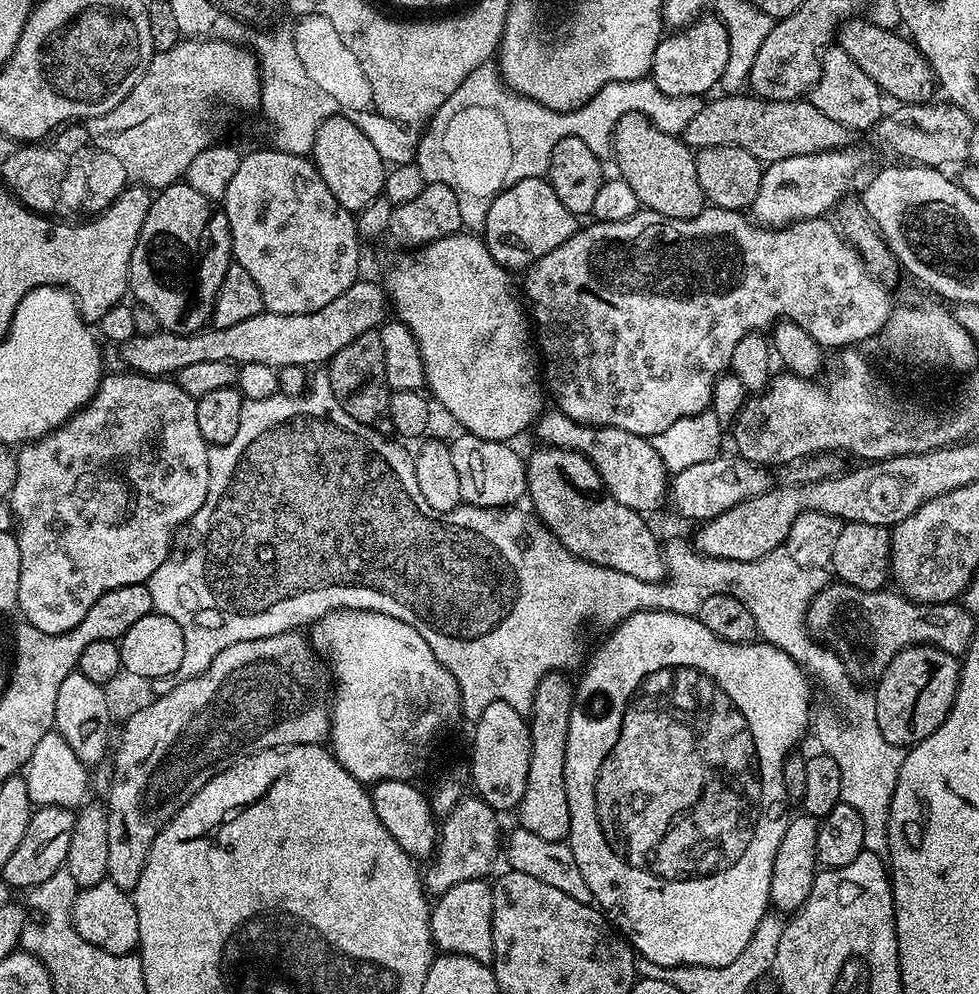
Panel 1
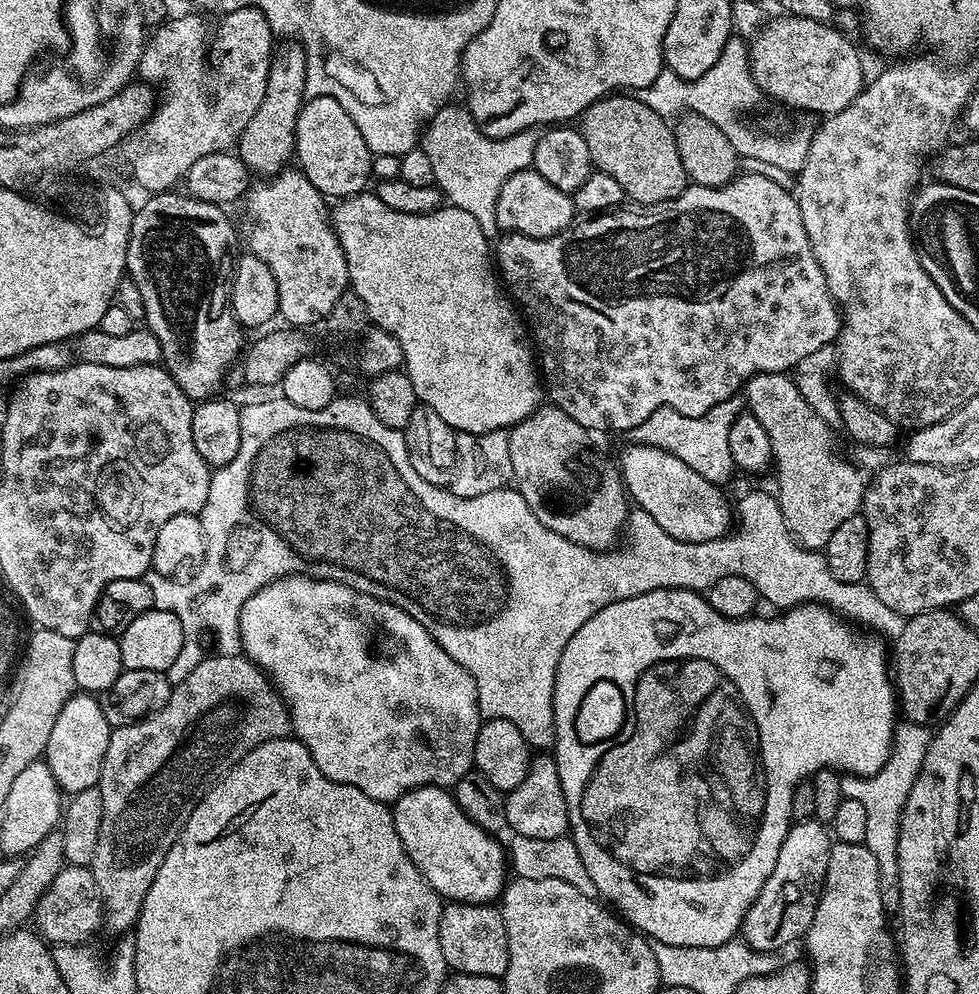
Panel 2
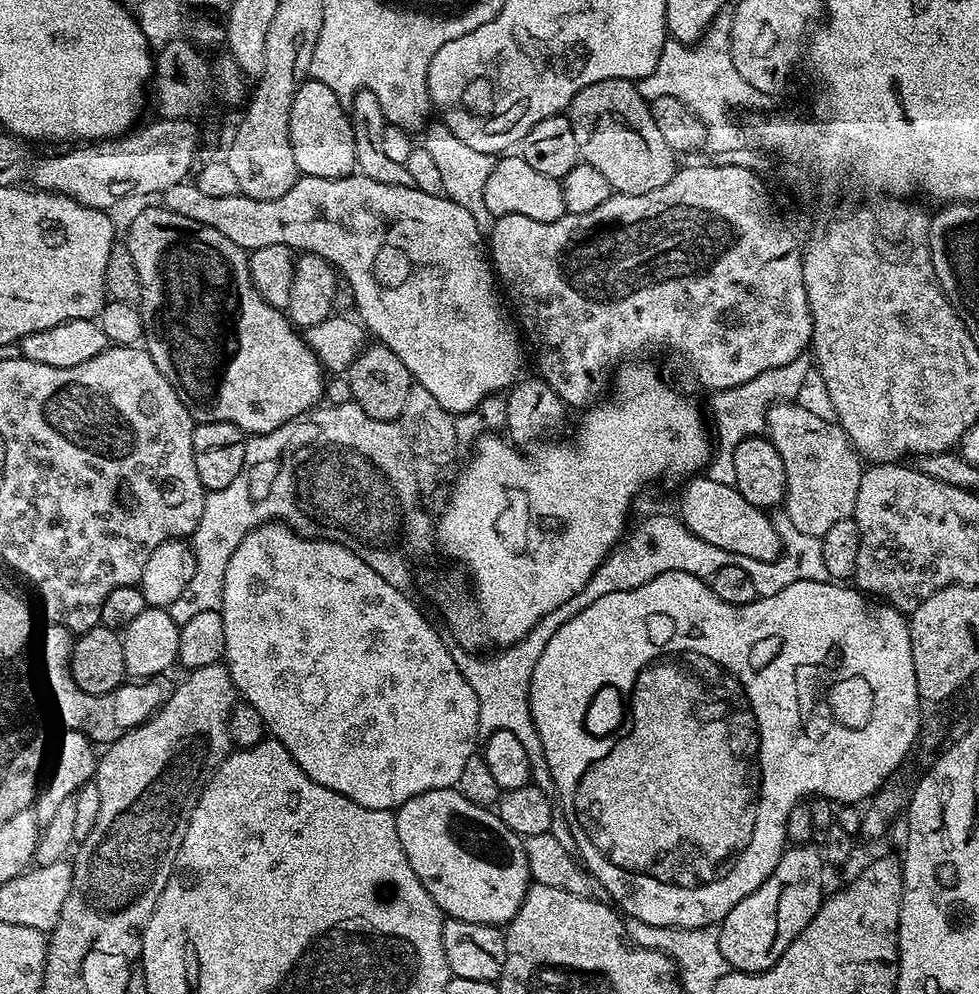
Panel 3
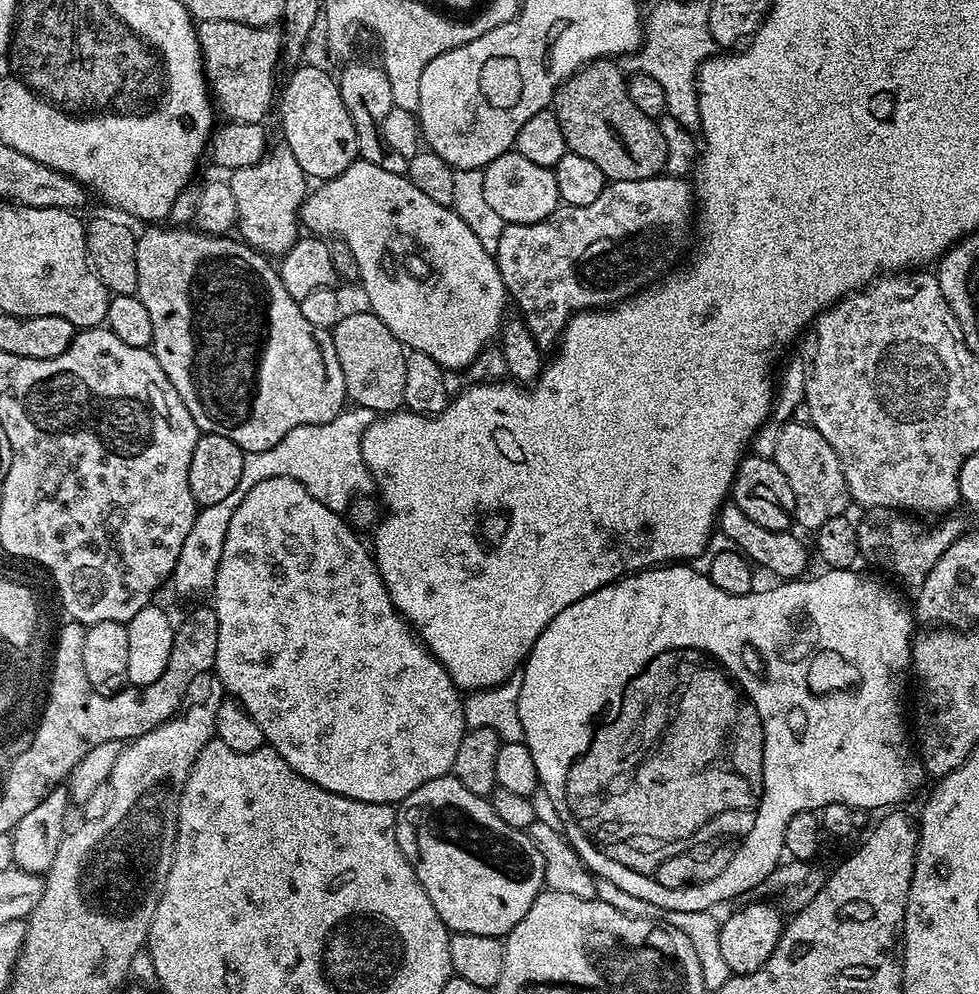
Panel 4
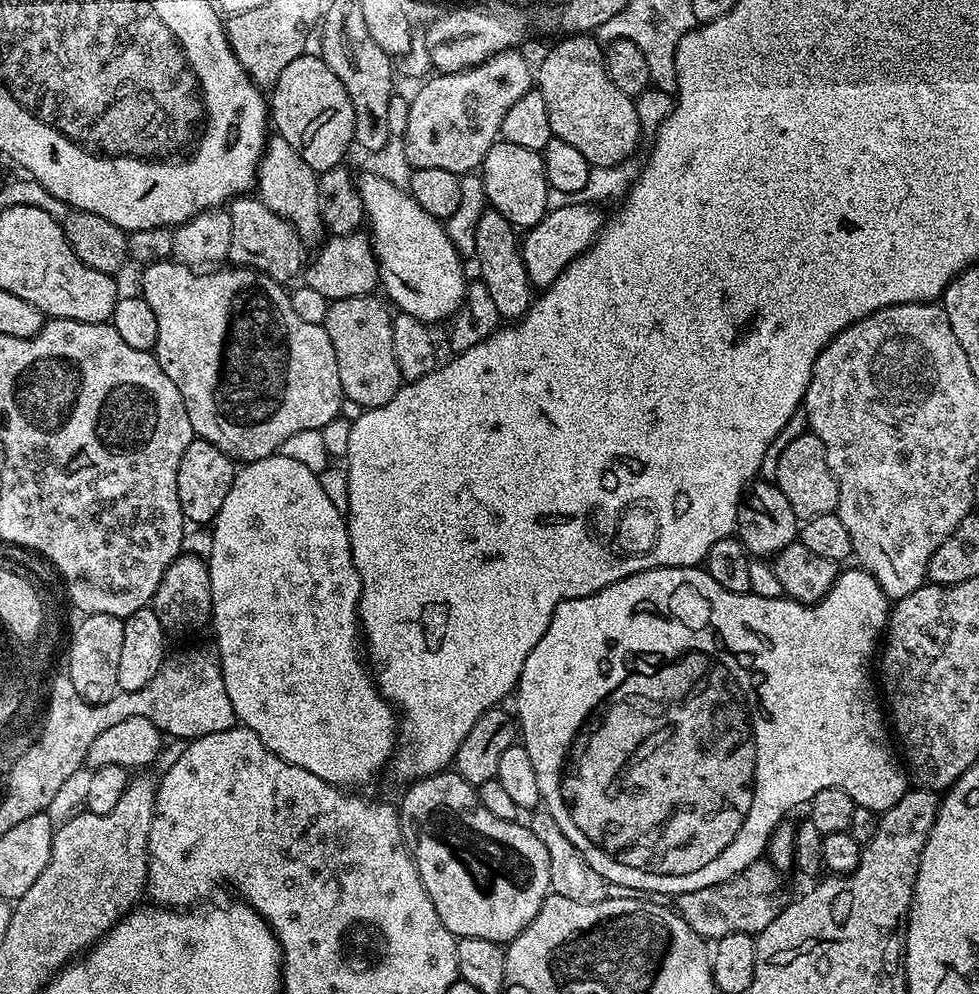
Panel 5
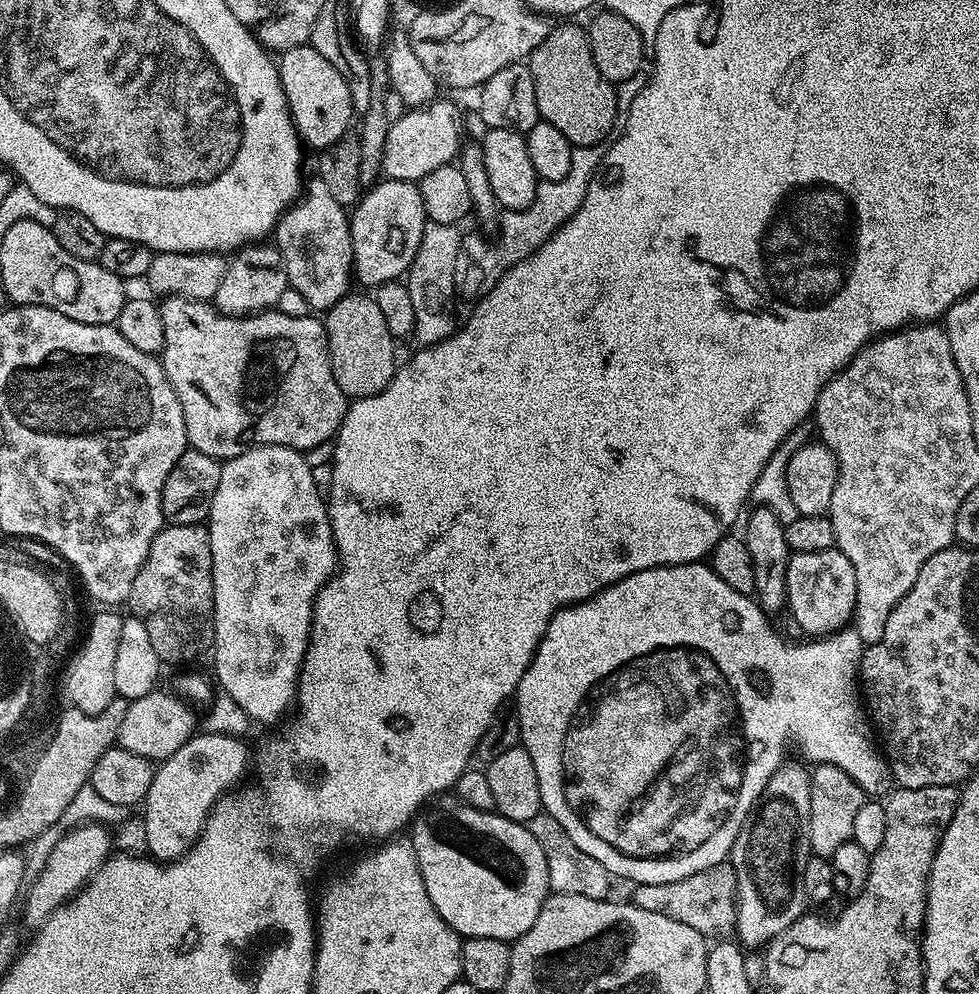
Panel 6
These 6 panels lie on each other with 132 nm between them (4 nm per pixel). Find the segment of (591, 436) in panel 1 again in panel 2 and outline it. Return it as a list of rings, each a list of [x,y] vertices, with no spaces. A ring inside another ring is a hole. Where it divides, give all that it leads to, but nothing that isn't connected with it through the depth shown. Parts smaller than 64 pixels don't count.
[[[629,443],[629,448],[624,448],[620,452],[618,459],[618,471],[624,481],[624,487],[631,503],[635,507],[646,510],[666,534],[670,534],[679,540],[686,542],[706,542],[714,538],[722,538],[728,535],[734,524],[734,512],[728,508],[728,500],[720,493],[721,489],[717,485],[711,484],[702,474],[690,470],[682,458],[674,458],[665,448],[654,448],[649,444]]]

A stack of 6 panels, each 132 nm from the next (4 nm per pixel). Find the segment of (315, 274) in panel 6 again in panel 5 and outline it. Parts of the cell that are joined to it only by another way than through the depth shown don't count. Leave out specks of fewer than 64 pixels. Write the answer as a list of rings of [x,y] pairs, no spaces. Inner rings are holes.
[[[275,134],[267,137],[260,165],[256,168],[254,188],[258,199],[270,210],[274,210],[274,214],[281,216],[300,235],[305,245],[316,246],[321,243],[326,229],[318,206],[318,174],[306,166],[306,162],[302,162],[298,150],[294,150],[286,138]]]

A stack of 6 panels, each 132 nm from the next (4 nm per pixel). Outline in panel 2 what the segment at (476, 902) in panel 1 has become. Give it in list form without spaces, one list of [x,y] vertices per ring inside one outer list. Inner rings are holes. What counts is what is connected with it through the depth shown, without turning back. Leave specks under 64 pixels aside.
[[[445,903],[440,910],[438,943],[442,946],[442,958],[446,958],[453,973],[497,978],[506,974],[508,943],[506,926],[499,907],[492,904]]]

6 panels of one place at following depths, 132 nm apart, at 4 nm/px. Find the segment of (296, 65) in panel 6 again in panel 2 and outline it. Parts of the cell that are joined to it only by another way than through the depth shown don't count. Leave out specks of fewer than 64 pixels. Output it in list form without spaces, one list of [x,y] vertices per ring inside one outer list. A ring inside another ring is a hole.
[[[314,96],[300,106],[296,123],[296,151],[294,160],[320,195],[325,198],[359,196],[369,187],[373,154],[362,138],[362,130],[354,126],[354,118],[346,114],[333,96]]]

